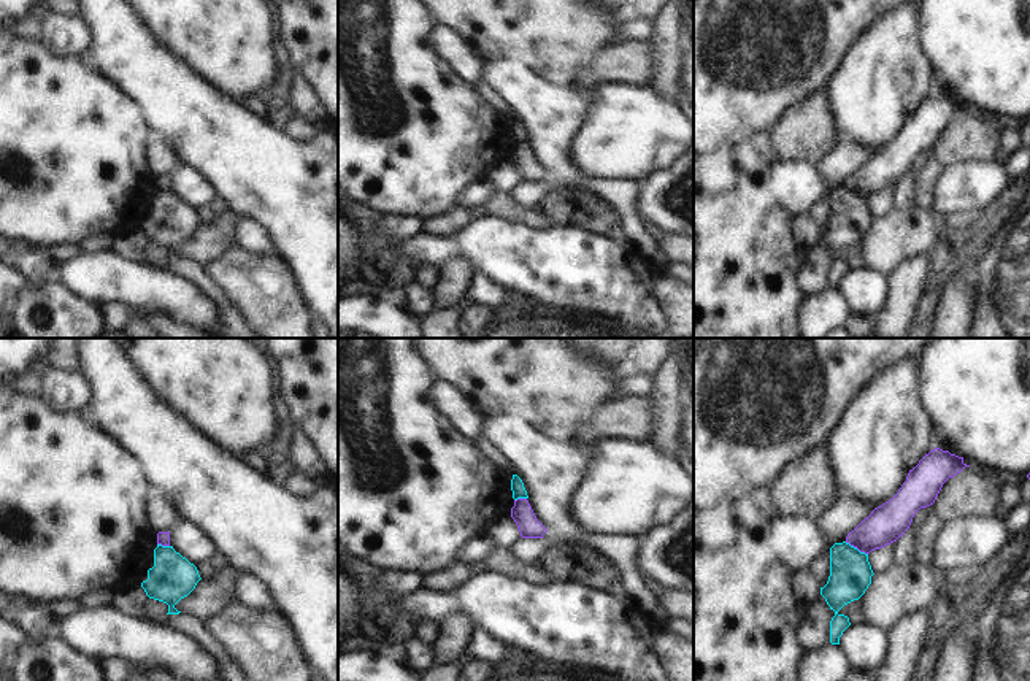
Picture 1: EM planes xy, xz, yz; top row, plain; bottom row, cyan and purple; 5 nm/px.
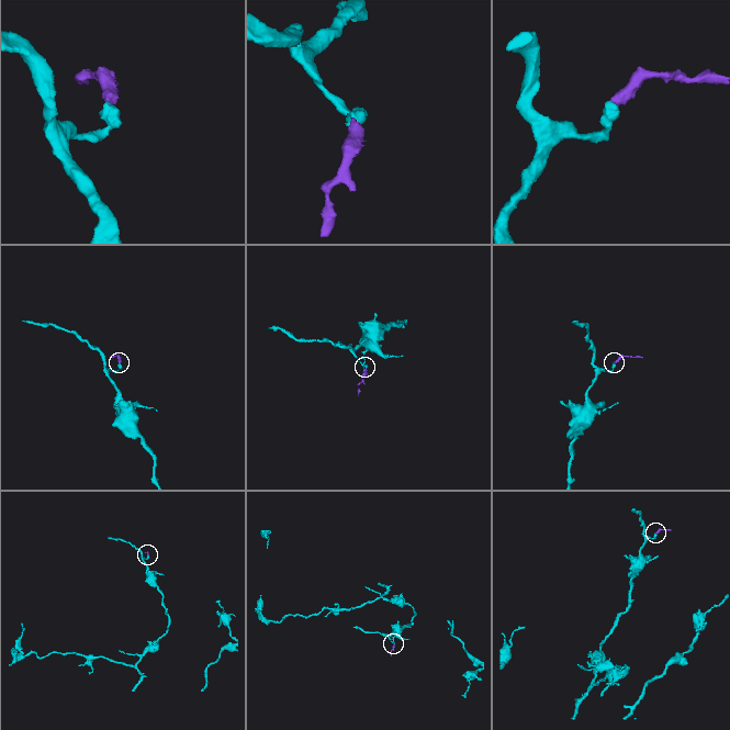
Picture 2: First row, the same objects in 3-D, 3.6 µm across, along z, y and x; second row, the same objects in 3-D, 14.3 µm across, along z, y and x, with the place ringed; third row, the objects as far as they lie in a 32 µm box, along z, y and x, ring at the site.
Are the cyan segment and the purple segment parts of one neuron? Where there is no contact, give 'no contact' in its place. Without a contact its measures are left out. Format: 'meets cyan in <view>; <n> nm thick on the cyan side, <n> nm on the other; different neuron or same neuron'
meets cyan in yz; 220 nm thick on the cyan side, 190 nm on the other; different neuron

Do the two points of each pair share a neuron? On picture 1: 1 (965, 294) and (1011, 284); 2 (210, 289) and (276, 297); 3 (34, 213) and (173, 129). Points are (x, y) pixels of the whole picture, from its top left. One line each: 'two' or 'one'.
1: two
2: two
3: two

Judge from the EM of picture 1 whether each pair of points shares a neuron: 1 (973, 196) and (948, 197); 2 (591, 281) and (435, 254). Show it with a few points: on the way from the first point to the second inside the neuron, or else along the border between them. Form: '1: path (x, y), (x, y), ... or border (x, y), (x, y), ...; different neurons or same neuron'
1: path (967, 196), (954, 196); same neuron
2: path (553, 265), (524, 261), (497, 248), (473, 248); same neuron

